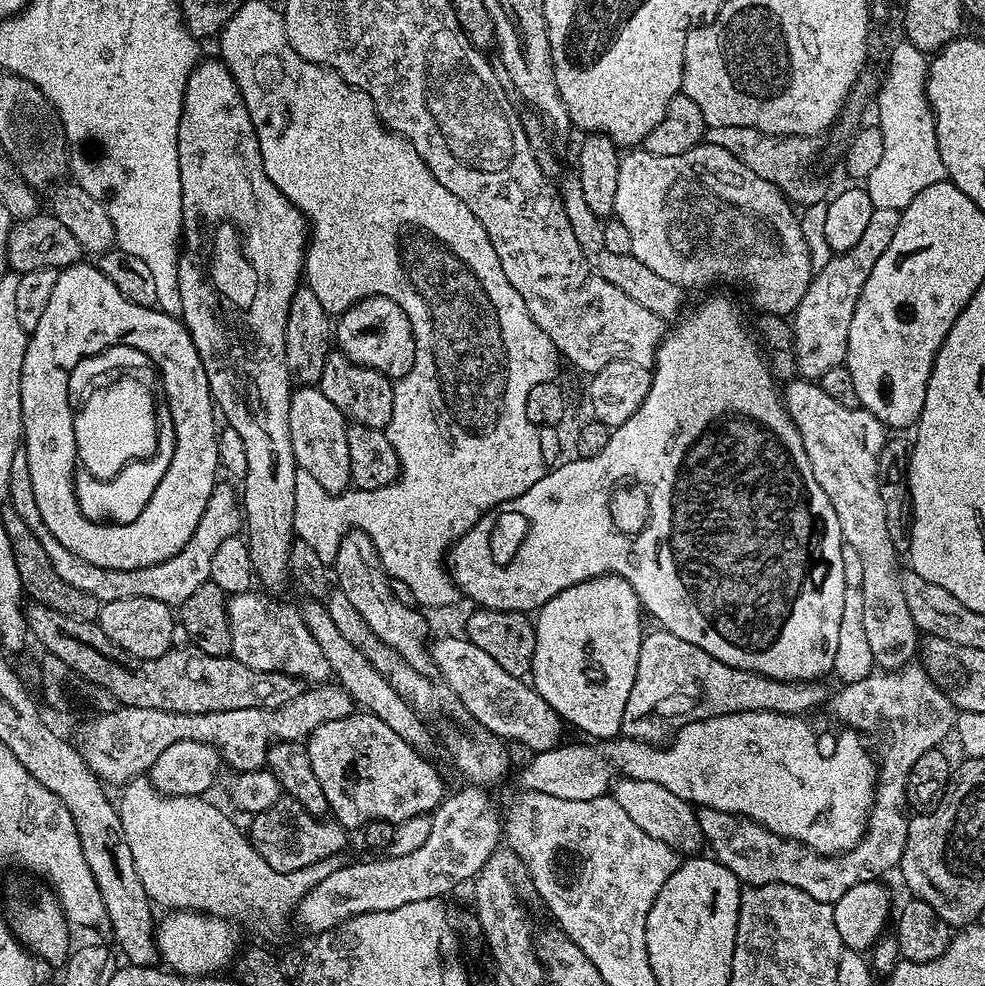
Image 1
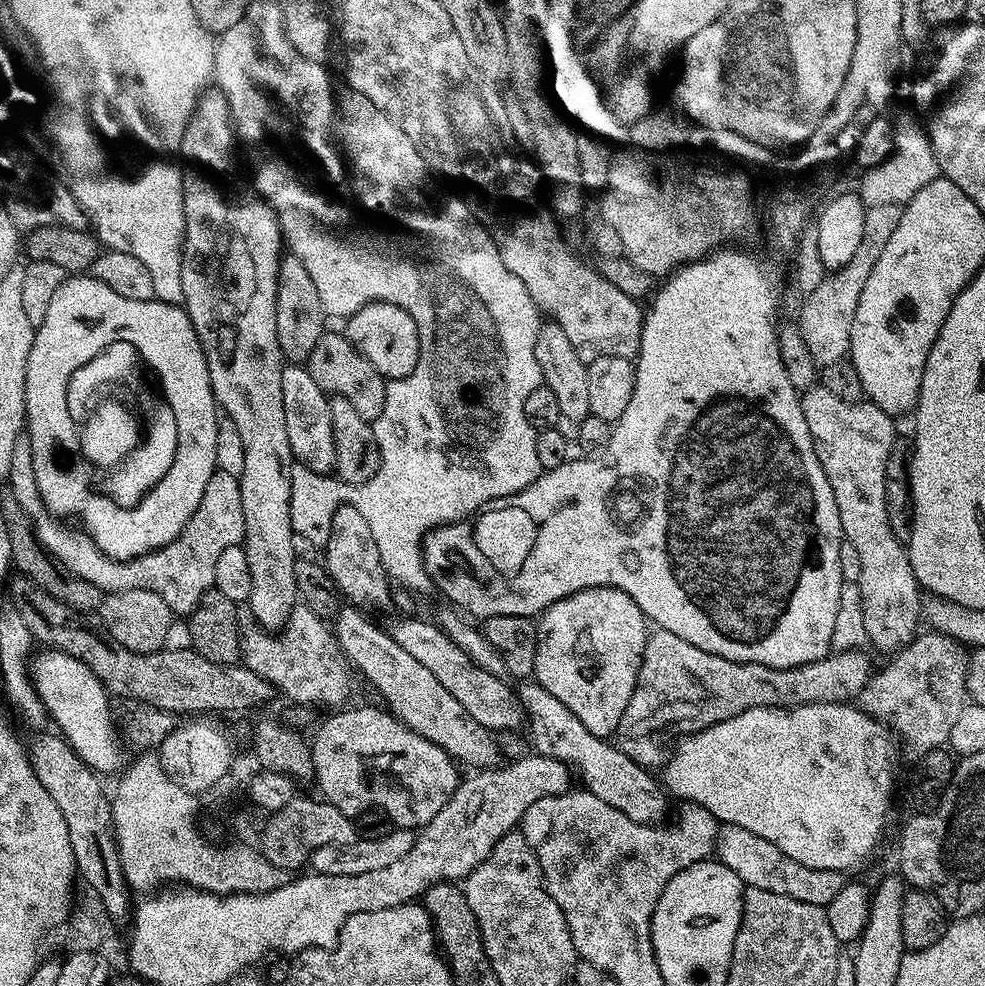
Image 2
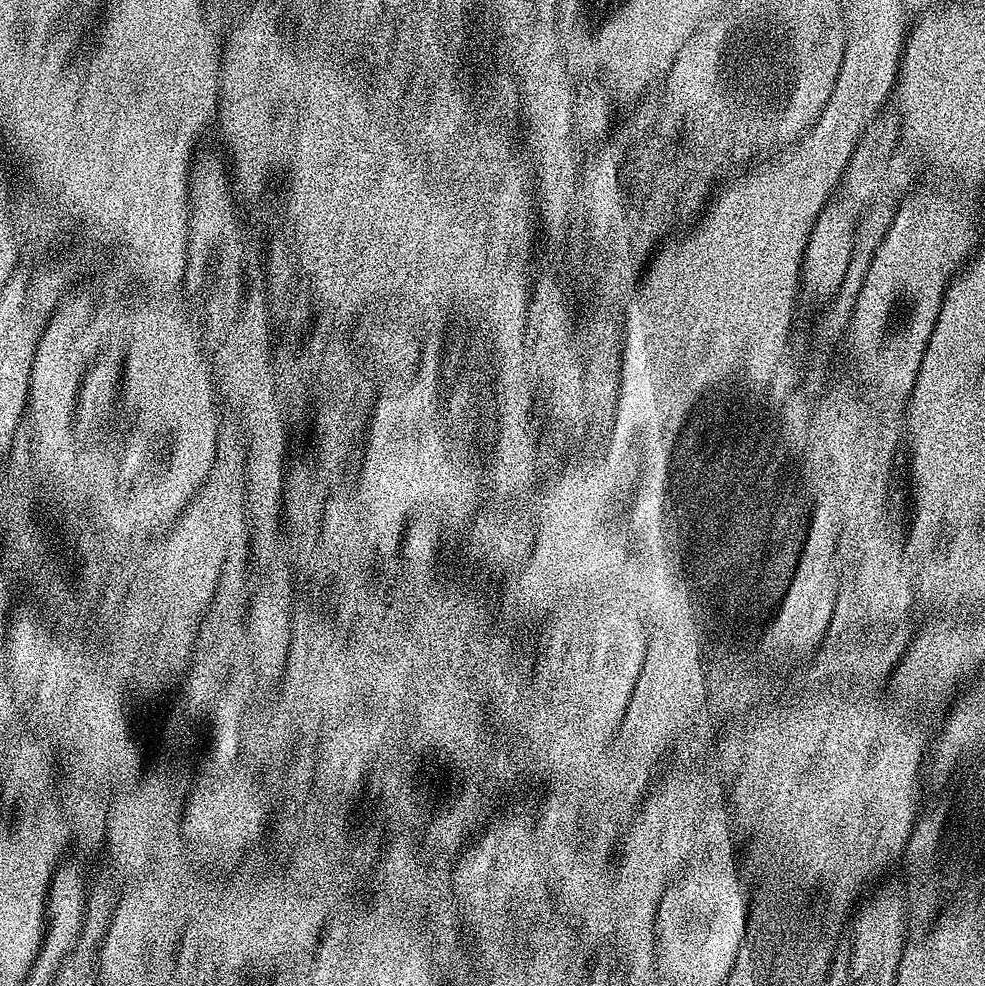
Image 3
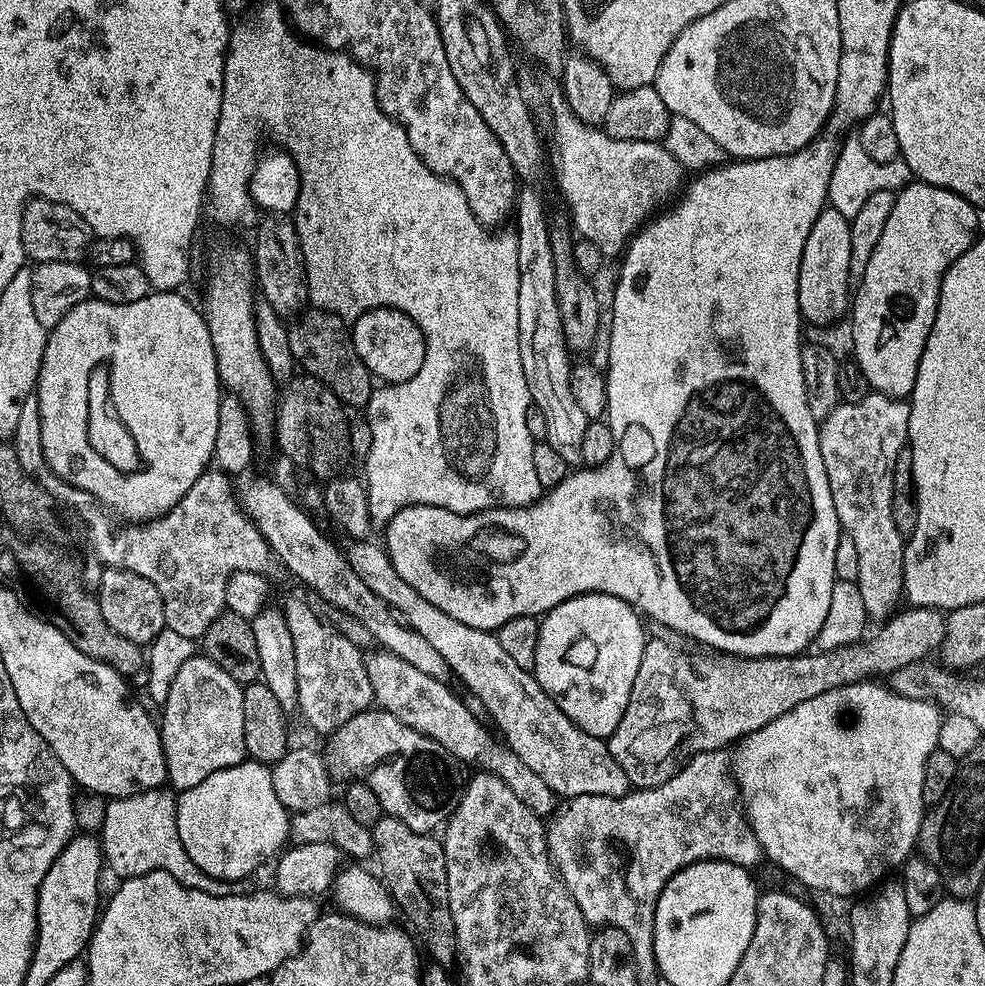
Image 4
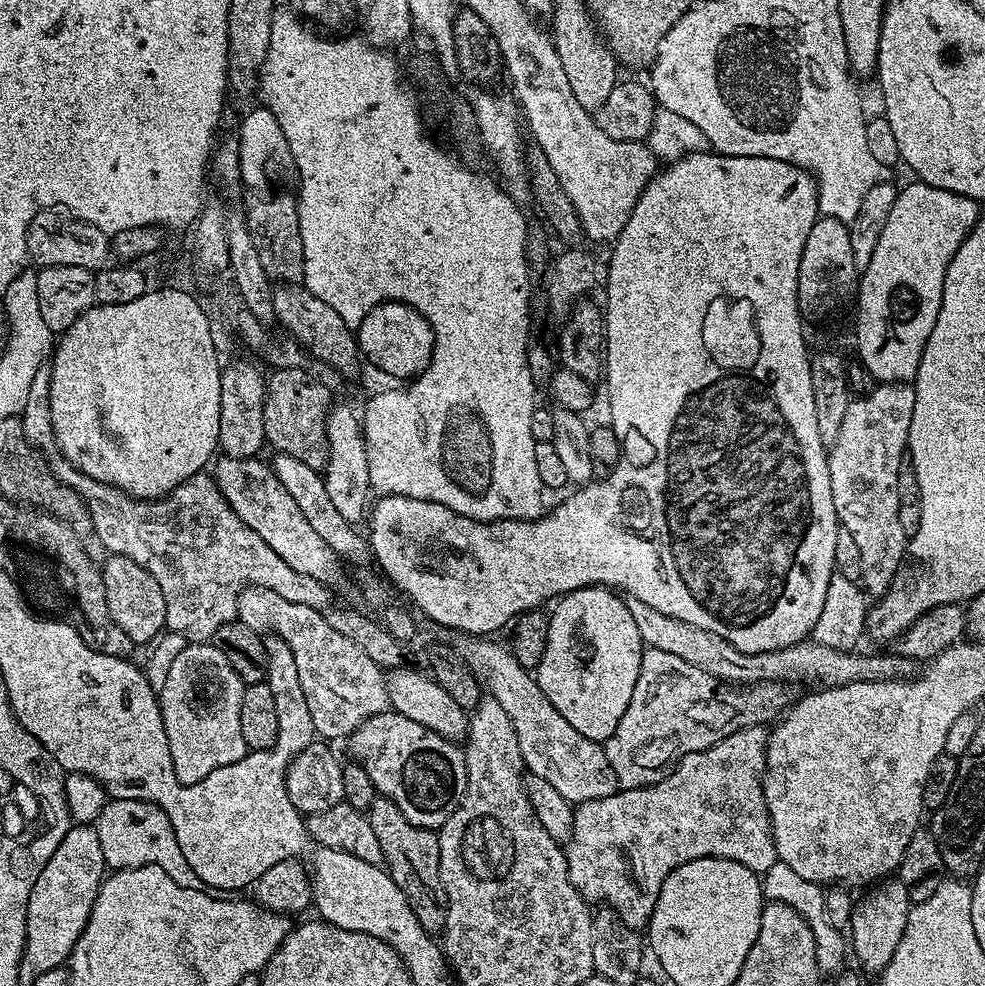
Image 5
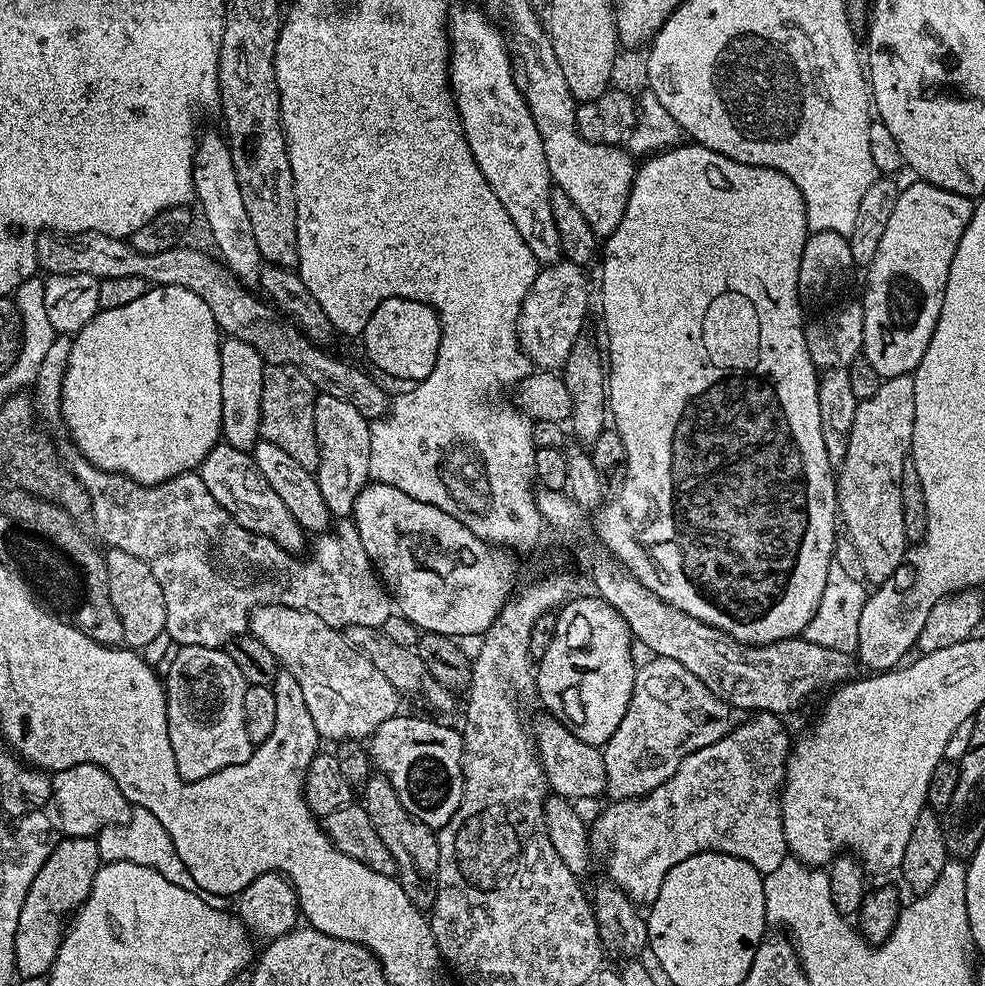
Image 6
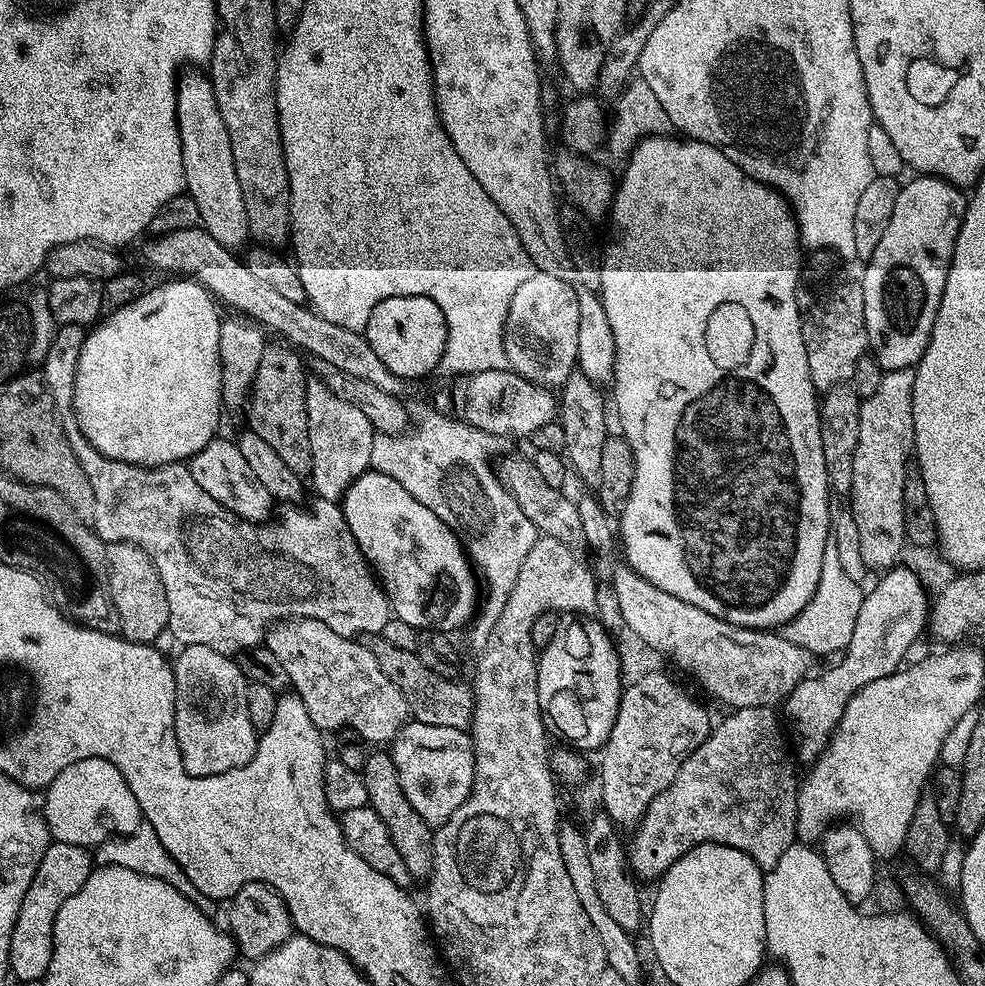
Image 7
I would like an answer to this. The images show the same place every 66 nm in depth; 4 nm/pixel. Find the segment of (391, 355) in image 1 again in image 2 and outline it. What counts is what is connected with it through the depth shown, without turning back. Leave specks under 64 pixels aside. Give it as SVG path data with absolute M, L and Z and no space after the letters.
M375 300L373 304L362 306L353 316L347 317L346 335L352 345L384 376L385 381L401 380L409 376L420 357L418 342L418 326L414 326L414 318L402 310L402 306L394 306L390 302Z

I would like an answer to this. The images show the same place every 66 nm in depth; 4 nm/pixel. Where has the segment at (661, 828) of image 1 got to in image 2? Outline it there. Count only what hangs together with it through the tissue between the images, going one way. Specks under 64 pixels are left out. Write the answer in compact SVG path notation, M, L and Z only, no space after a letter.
M524 682L518 688L523 711L526 713L526 728L532 731L532 744L535 755L549 756L558 762L567 764L578 777L587 791L593 792L602 802L614 806L626 818L639 824L659 825L668 812L668 800L661 781L656 780L651 771L636 764L625 752L621 752L615 743L590 734L582 722L554 694L550 694L535 682Z

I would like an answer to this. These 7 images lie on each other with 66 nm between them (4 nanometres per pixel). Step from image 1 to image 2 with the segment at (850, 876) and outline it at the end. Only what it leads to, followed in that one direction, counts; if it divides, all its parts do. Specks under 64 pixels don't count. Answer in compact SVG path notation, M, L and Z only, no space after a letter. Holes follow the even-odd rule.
M925 631L895 653L881 672L873 671L858 697L867 716L886 722L899 739L904 739L912 758L948 744L950 730L966 703L969 653L954 638ZM720 824L717 827L716 846L722 852L724 848L723 864L734 870L734 874L738 874L740 881L747 887L758 887L760 890L773 891L774 894L801 899L802 902L826 906L846 883L845 873L802 866L802 862L782 854L782 850L774 846L774 842L766 842L766 838L758 838L758 834L742 830L742 826L737 824Z

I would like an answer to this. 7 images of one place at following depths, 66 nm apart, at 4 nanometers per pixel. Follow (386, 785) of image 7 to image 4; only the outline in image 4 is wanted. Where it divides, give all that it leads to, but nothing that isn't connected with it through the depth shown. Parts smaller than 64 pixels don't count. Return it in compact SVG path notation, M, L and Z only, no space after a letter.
M387 814L381 816L370 831L374 857L380 863L379 875L392 896L399 915L408 919L407 927L414 933L422 948L424 943L425 950L436 959L433 961L437 965L452 964L456 959L455 928L447 893L443 843L435 835L410 830L406 822Z

